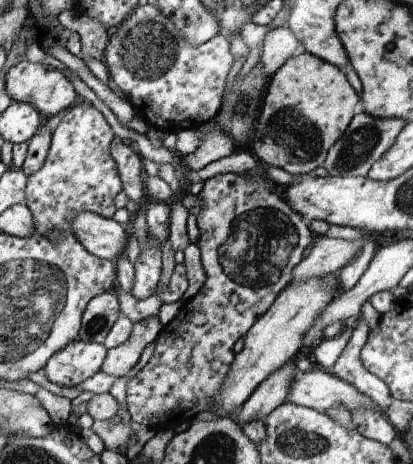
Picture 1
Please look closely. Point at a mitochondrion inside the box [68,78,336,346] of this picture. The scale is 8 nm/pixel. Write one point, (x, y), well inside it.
(257, 247)

